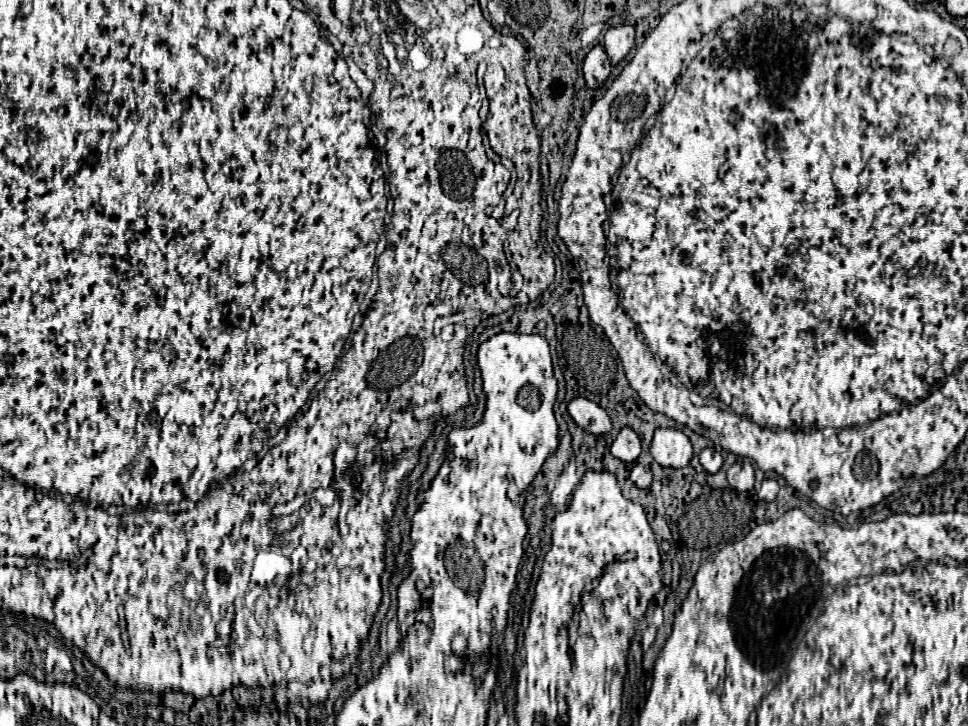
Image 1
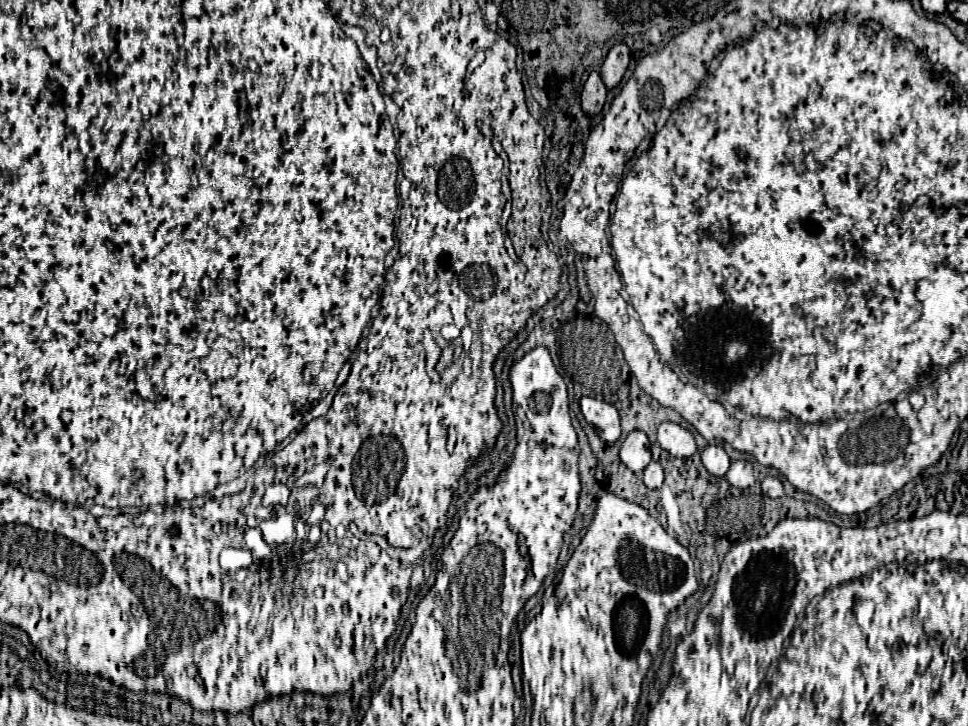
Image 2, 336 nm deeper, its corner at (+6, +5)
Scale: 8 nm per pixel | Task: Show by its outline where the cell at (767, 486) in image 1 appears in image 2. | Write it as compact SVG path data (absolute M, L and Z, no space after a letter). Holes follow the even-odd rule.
M765 477L761 481L761 489L763 489L763 495L767 495L767 497L781 497L783 495L783 485L777 477Z

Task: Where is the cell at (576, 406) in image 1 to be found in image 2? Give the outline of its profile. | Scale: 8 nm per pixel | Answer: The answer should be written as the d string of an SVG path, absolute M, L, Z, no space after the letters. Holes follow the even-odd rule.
M581 397L579 401L581 413L589 425L595 427L597 435L607 441L615 443L621 435L621 425L619 425L619 413L611 403L593 399L593 397Z

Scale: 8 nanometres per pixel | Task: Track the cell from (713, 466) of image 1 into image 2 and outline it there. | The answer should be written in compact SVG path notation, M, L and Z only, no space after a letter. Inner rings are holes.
M707 445L701 451L701 461L703 461L705 469L715 477L723 477L729 469L729 463L731 463L721 445Z

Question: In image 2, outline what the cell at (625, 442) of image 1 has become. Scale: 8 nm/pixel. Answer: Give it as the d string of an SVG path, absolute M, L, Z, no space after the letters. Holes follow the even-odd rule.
M631 431L627 439L621 445L621 461L633 471L641 473L649 461L651 461L651 449L649 449L649 439L643 431Z

